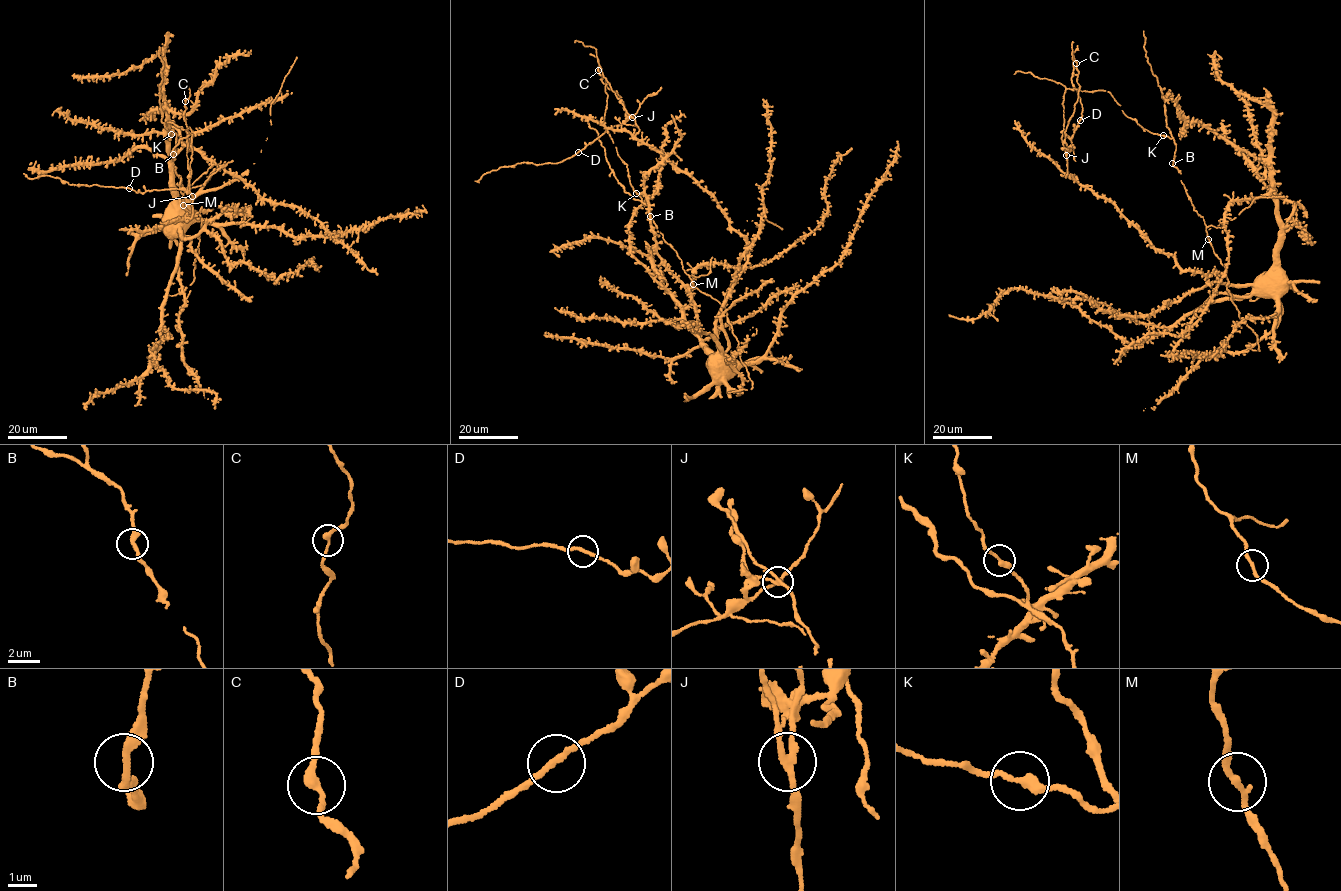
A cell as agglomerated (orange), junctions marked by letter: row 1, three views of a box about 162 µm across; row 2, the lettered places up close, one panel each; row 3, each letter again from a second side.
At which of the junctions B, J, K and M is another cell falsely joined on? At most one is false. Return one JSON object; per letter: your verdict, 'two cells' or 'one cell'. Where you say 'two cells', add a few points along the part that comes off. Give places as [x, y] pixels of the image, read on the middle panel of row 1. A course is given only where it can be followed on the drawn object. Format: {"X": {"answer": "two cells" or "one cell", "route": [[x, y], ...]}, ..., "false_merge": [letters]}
{"B": {"answer": "one cell"}, "J": {"answer": "two cells", "route": [[632, 117], [606, 129], [561, 162], [519, 163], [483, 174], [475, 181]]}, "K": {"answer": "one cell"}, "M": {"answer": "one cell"}, "false_merge": ["J"]}

